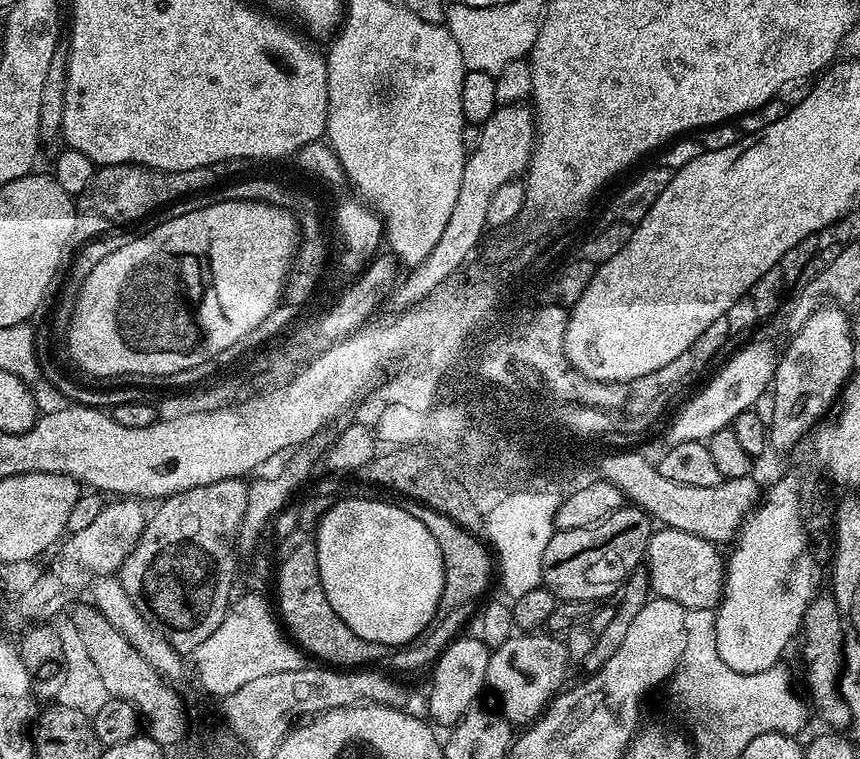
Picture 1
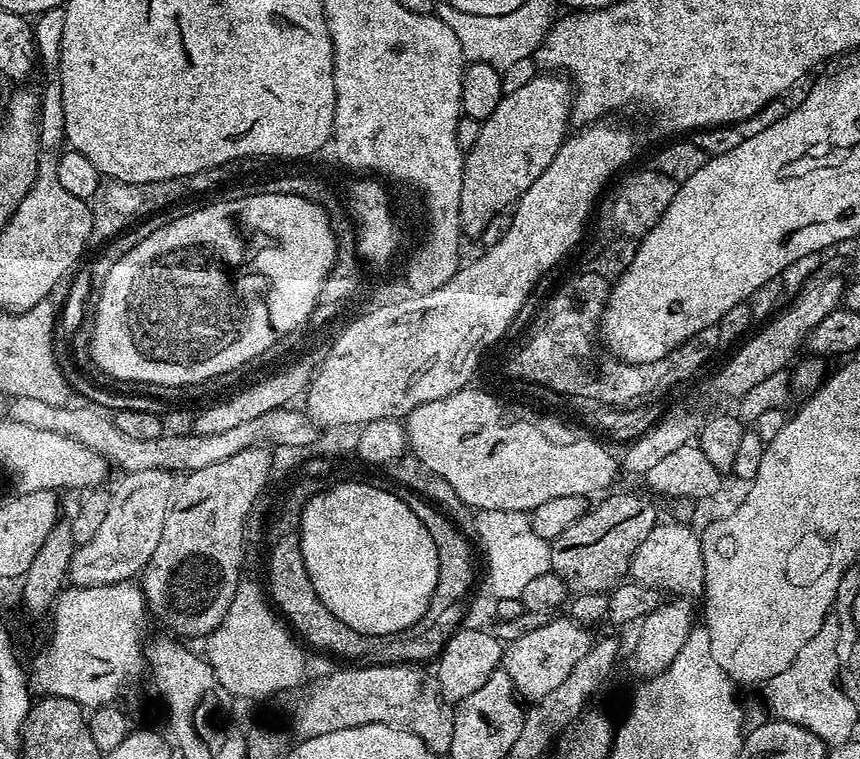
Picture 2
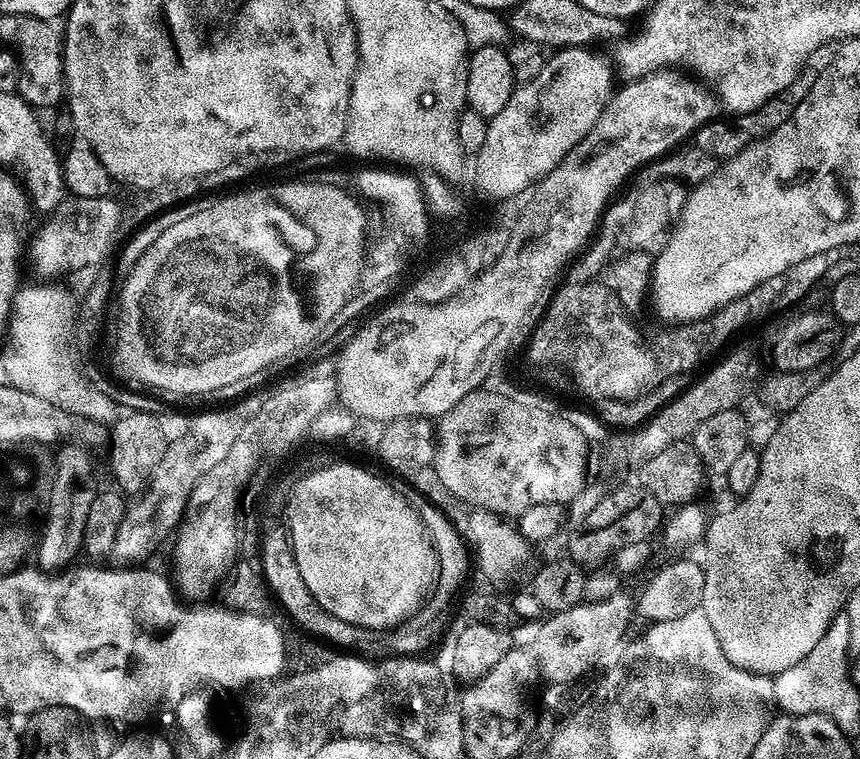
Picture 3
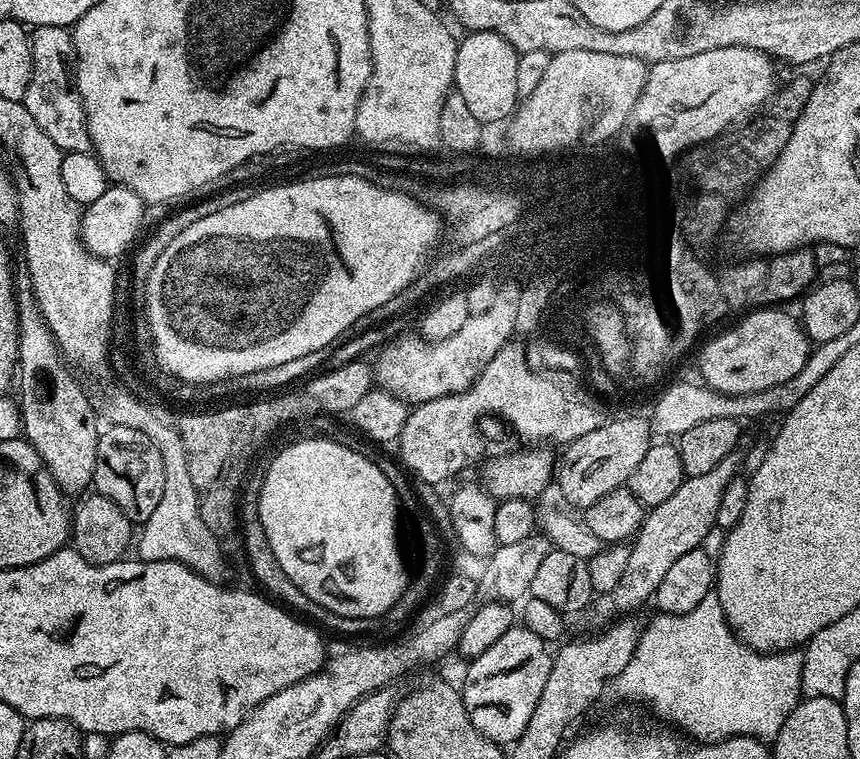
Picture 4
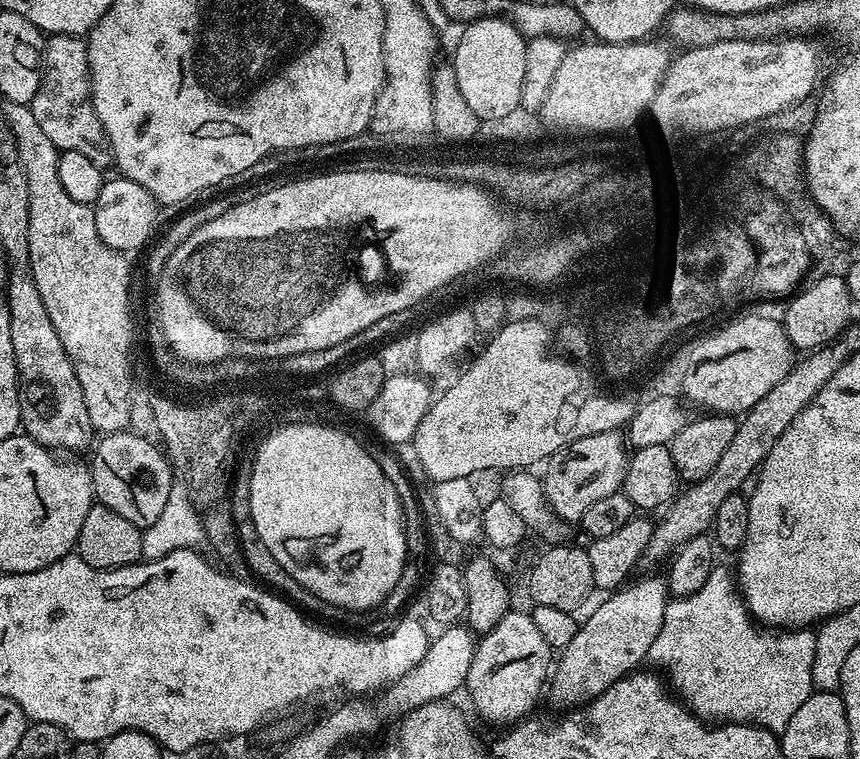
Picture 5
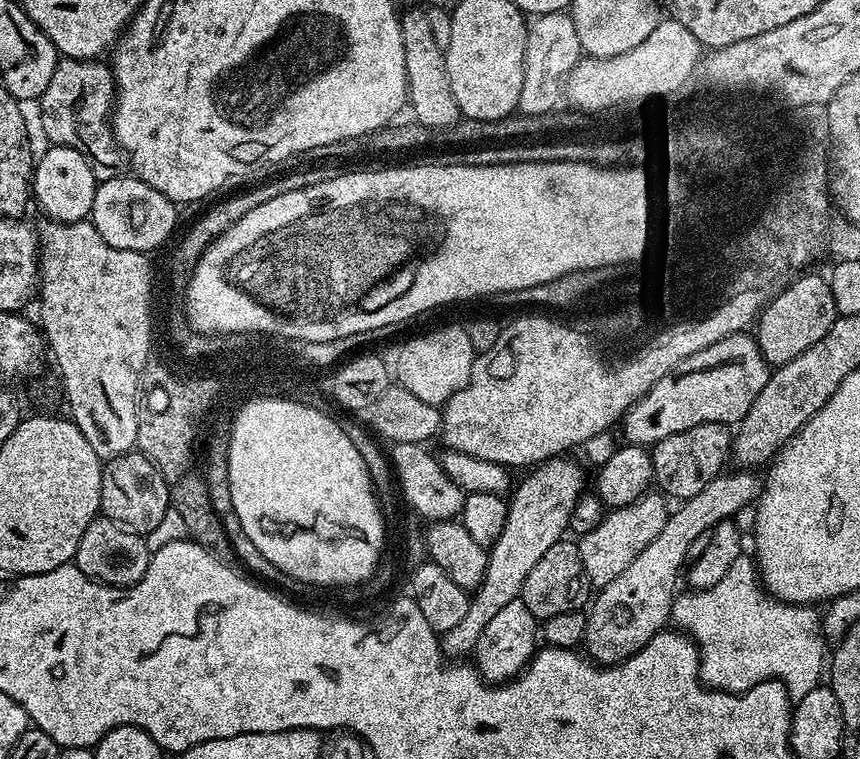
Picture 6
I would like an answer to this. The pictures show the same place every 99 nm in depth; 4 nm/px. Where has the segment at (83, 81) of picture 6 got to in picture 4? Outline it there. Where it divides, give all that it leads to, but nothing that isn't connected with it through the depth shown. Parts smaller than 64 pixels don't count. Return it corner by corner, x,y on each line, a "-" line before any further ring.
35,26
31,29
32,81
26,86
22,103
42,126
42,134
54,142
60,151
92,152
92,139
86,126
86,110
74,87
74,57
72,33
62,26

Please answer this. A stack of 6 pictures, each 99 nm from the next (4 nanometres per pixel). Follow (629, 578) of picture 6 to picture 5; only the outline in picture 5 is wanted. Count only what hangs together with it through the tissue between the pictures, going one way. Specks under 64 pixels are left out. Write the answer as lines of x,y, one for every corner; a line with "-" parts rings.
644,576
641,580
633,579
623,586
615,589
585,620
582,620
578,634
570,641
570,646
566,646
559,653
554,664
554,671
550,676
550,692
557,696
564,704
581,705
583,702
592,700
593,697
605,692
607,688
612,688
614,682
618,682
629,672
637,671
641,667
643,660
649,659
654,638
662,630
662,622
666,614
666,606
670,599
670,591
667,583
656,576

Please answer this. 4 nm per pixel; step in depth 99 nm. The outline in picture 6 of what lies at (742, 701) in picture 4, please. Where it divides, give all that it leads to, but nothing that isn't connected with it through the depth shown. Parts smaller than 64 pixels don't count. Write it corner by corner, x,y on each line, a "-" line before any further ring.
742,554
714,586
681,591
672,602
670,620
679,631
696,641
700,650
700,678
707,687
718,692
739,694
761,684
763,680
780,680
793,701
798,701
817,688
821,683
820,675
826,672
826,635
821,613
816,611
815,607
791,604
770,595
761,581
755,559

